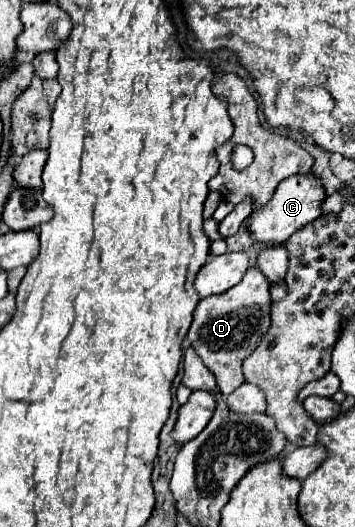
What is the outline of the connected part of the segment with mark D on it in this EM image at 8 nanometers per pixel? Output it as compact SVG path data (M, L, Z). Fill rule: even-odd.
M250 268L238 286L224 294L206 296L194 310L194 320L188 330L192 348L202 358L204 366L214 374L220 394L226 398L234 388L244 384L242 362L258 346L260 338L270 328L270 284L258 268Z

